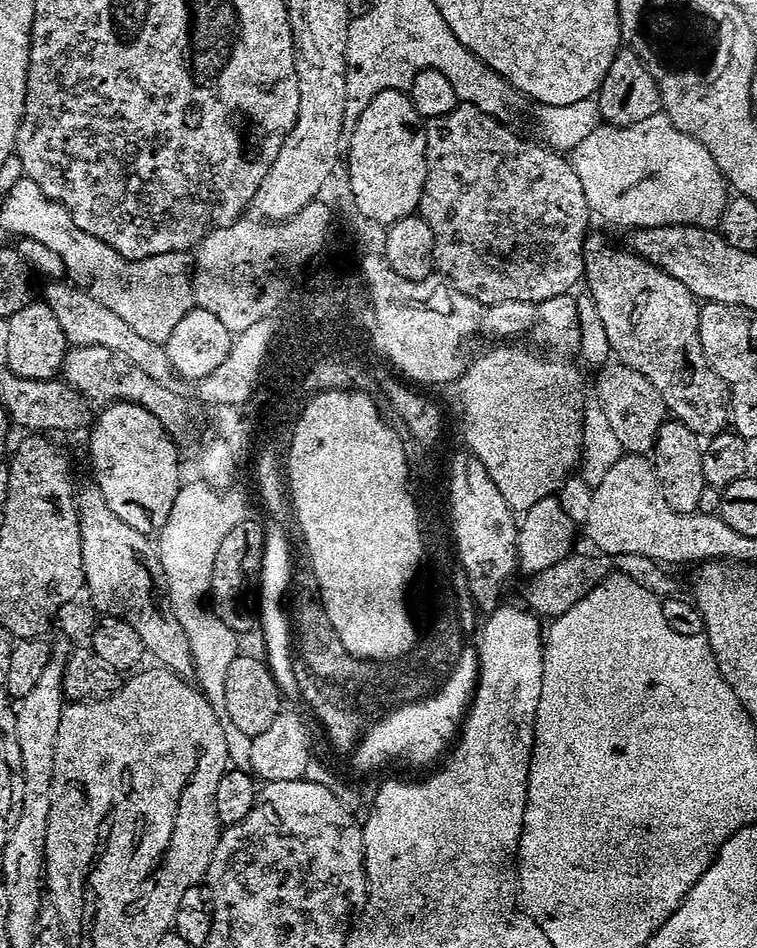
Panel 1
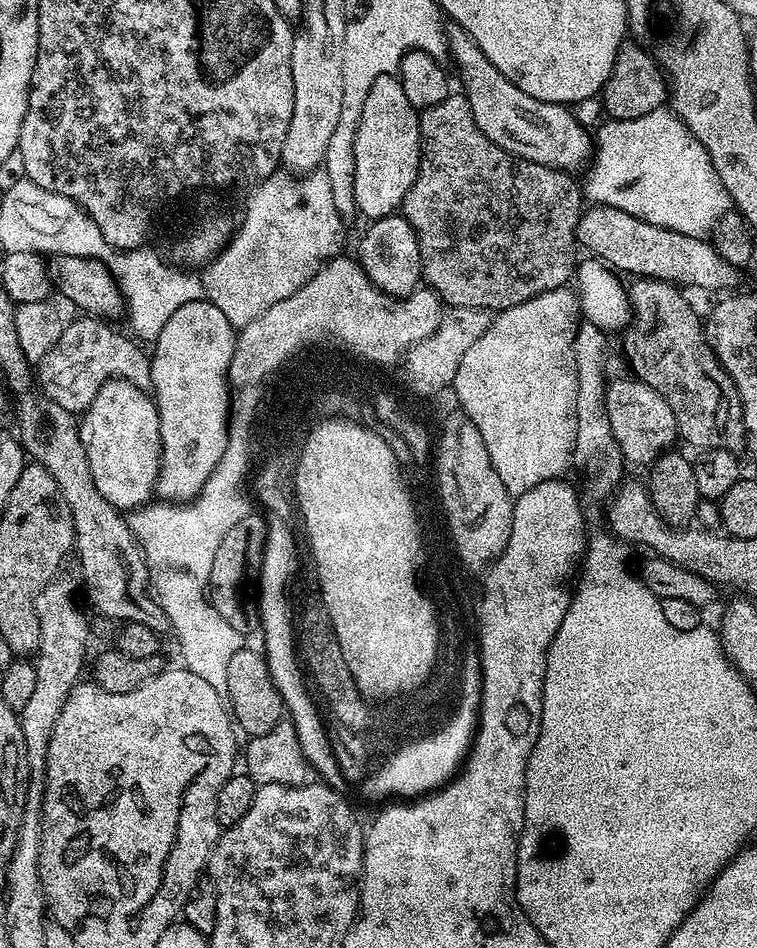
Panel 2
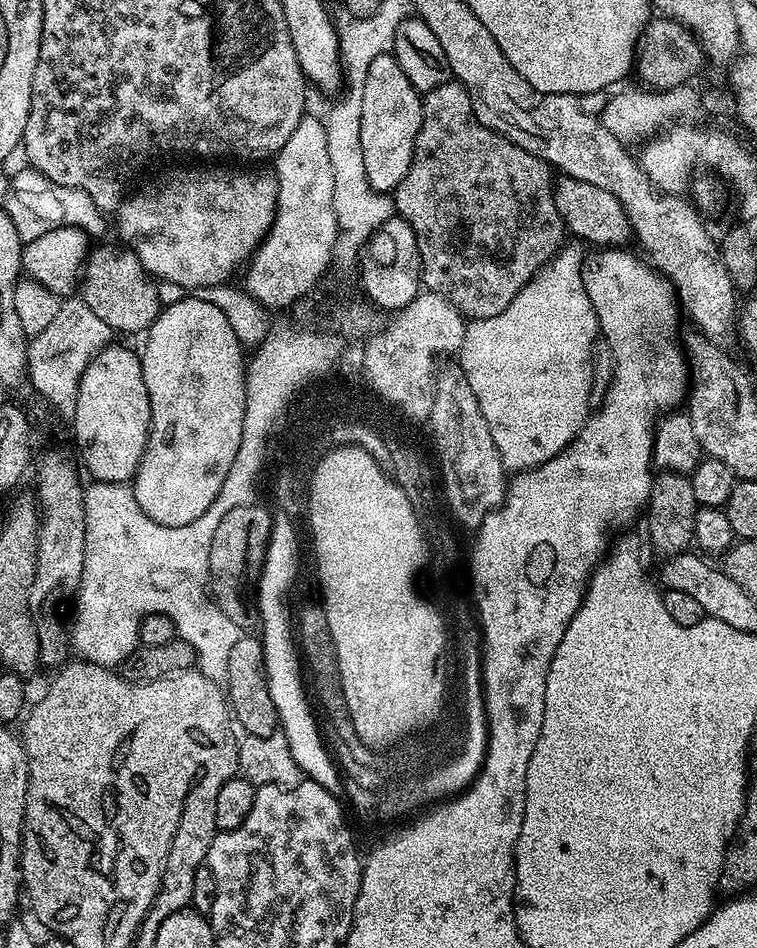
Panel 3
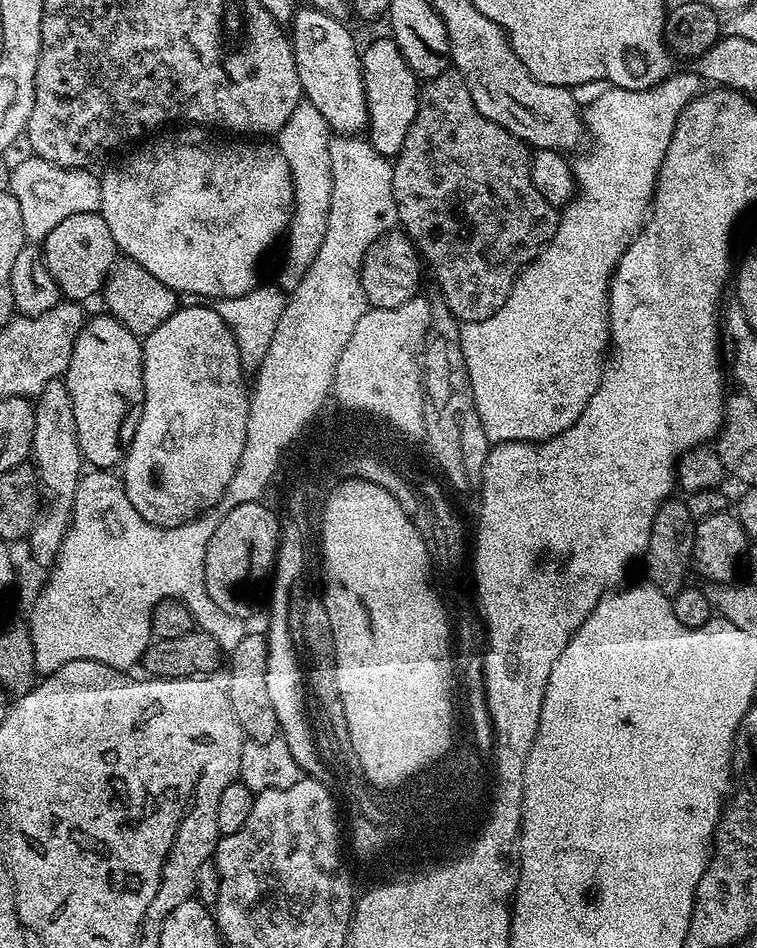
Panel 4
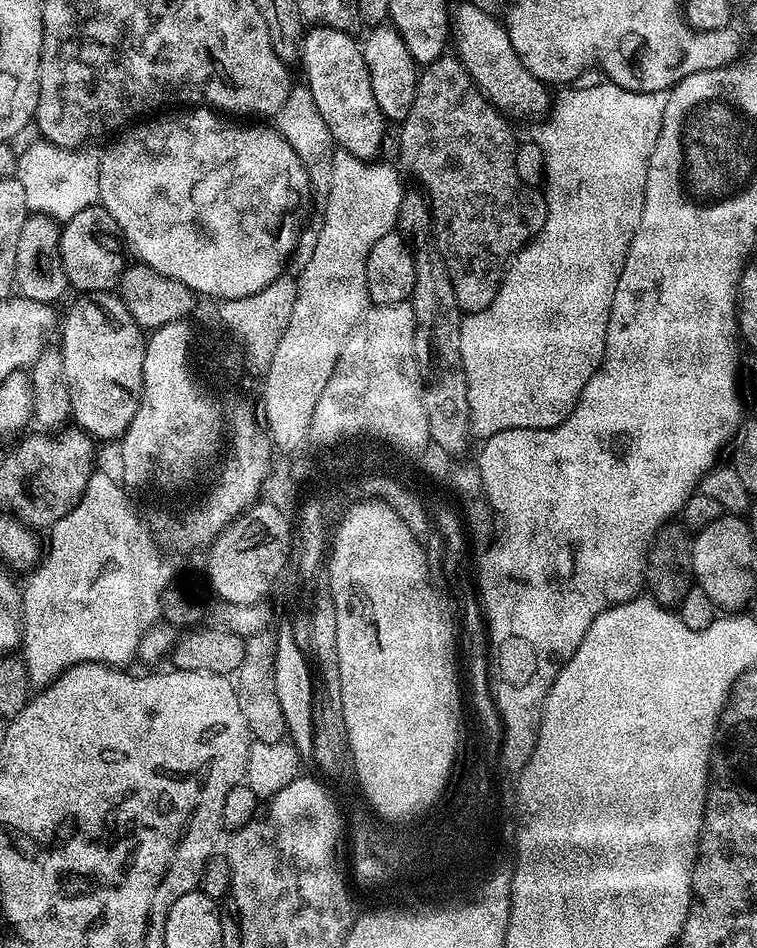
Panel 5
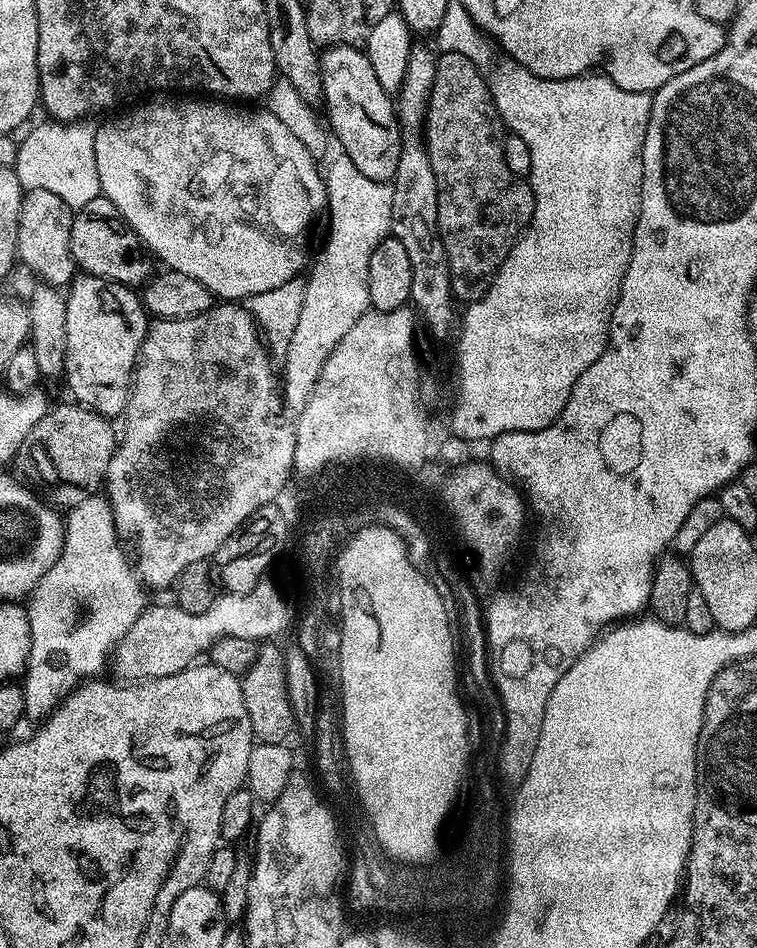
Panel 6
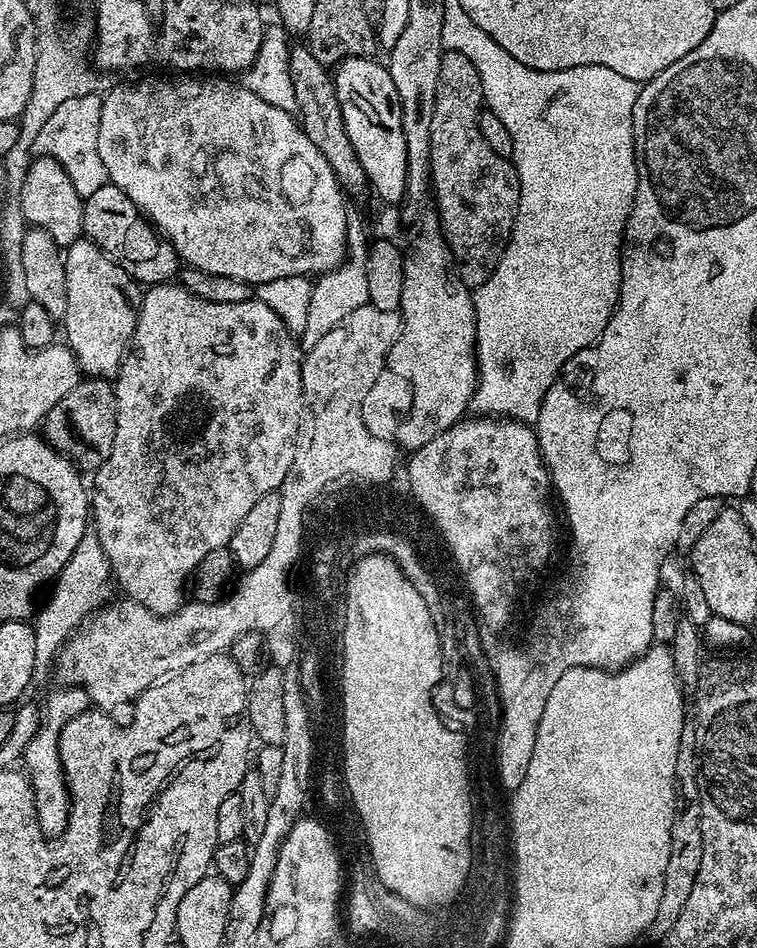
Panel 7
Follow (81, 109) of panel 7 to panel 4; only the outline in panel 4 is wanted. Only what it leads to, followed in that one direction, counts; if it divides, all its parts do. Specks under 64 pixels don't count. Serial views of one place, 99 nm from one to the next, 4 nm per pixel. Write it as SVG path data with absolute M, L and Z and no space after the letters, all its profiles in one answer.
M38 155L18 163L12 170L10 194L22 210L24 235L29 241L40 242L70 214L100 211L100 176L86 168L63 168L54 162L46 162Z

